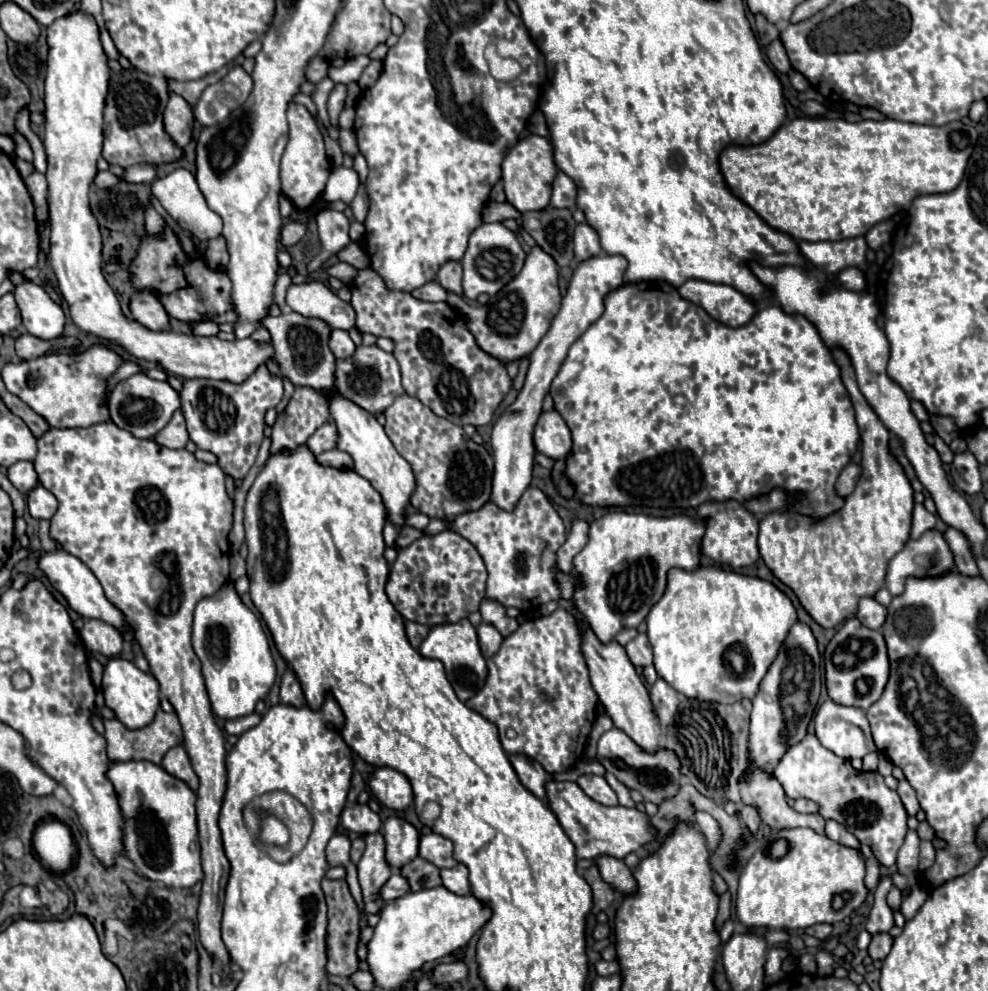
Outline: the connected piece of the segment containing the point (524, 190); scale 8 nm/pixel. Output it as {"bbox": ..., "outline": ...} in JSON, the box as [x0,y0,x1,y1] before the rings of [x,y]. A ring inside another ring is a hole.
{"bbox":[503,136,557,212],"outline":[[[529,136],[525,140],[519,140],[503,160],[503,186],[507,202],[515,206],[519,212],[547,208],[555,172],[557,166],[553,162],[553,146],[547,142],[547,138]]]}

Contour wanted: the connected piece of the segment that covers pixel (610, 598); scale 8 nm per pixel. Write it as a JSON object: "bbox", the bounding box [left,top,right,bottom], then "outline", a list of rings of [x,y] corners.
{"bbox":[573,512,705,644],"outline":[[[609,512],[591,524],[587,546],[573,558],[577,578],[573,602],[601,644],[609,644],[619,630],[637,628],[645,620],[665,592],[669,568],[693,570],[699,566],[703,534],[705,524],[693,516],[651,518]]]}

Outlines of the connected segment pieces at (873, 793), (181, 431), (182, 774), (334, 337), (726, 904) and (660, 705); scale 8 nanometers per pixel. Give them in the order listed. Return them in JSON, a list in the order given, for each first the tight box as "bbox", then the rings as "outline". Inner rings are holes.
[{"bbox":[773,734,907,866],"outline":[[[807,734],[801,742],[789,746],[781,762],[773,770],[781,782],[787,798],[809,798],[819,804],[823,818],[835,818],[845,824],[861,842],[869,844],[881,866],[893,866],[897,852],[907,834],[907,810],[895,790],[887,788],[879,772],[857,772],[849,760],[835,756],[831,750],[821,746],[815,734]],[[859,806],[859,820],[845,820],[851,810]]]},{"bbox":[155,410,189,448],"outline":[[[177,410],[173,414],[169,424],[155,436],[155,440],[167,448],[185,448],[185,444],[189,442],[189,434],[187,434],[185,416],[181,410]]]},{"bbox":[161,744,199,790],"outline":[[[183,744],[173,746],[173,748],[165,754],[161,766],[163,766],[169,774],[173,774],[175,778],[187,782],[193,790],[197,790],[197,786],[199,786],[199,778],[197,778],[197,774],[193,772],[191,760],[189,760],[189,756],[187,756]]]},{"bbox":[329,330,355,358],"outline":[[[331,330],[329,348],[335,354],[335,358],[345,358],[345,356],[351,356],[355,352],[355,344],[345,330]]]},{"bbox":[717,890,731,928],"outline":[[[727,890],[719,900],[719,914],[717,914],[717,928],[723,926],[723,922],[731,916],[731,892]]]},{"bbox":[649,678,679,726],"outline":[[[659,678],[651,690],[649,690],[649,696],[651,696],[651,702],[653,702],[653,708],[655,712],[659,714],[659,720],[661,720],[661,726],[669,726],[675,712],[677,712],[677,706],[679,706],[679,694],[673,686],[669,686],[663,678]]]}]

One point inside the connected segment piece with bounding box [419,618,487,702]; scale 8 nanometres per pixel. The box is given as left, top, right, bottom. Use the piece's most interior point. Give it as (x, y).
(456, 645)

